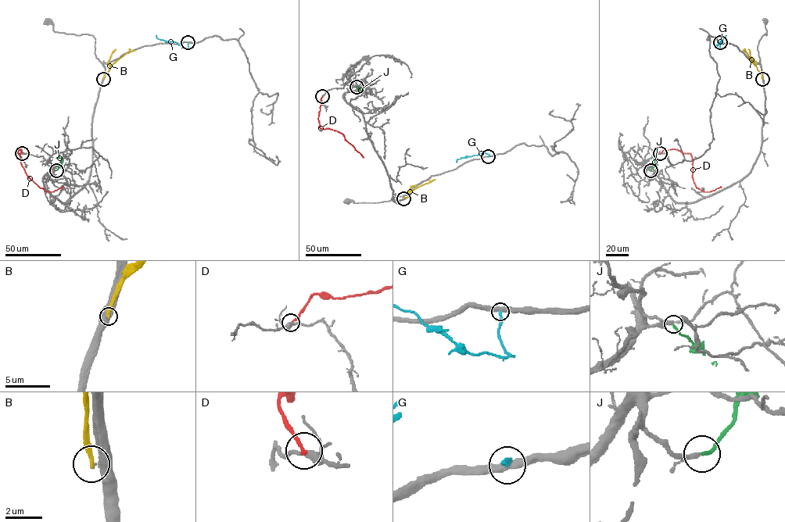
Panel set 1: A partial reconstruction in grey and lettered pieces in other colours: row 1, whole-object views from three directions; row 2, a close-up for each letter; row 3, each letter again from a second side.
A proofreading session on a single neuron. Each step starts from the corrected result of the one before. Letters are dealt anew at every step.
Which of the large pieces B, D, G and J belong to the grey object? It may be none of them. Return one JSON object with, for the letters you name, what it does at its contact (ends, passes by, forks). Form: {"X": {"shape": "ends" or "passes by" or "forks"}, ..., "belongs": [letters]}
{"J": {"shape": "ends"}, "belongs": ["J"]}

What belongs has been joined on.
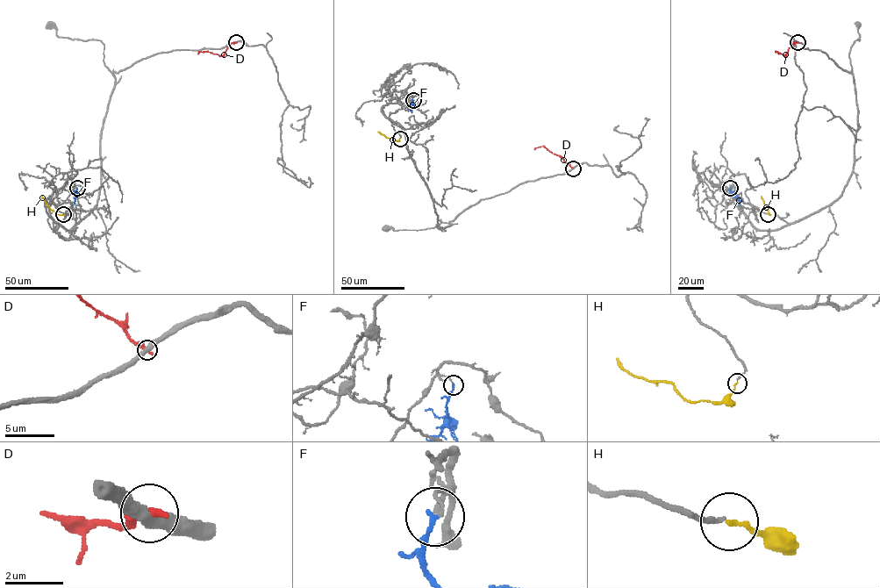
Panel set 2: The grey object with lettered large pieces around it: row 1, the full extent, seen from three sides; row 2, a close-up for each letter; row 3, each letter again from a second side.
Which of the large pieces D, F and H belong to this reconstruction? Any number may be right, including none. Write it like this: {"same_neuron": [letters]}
{"same_neuron": ["H"]}

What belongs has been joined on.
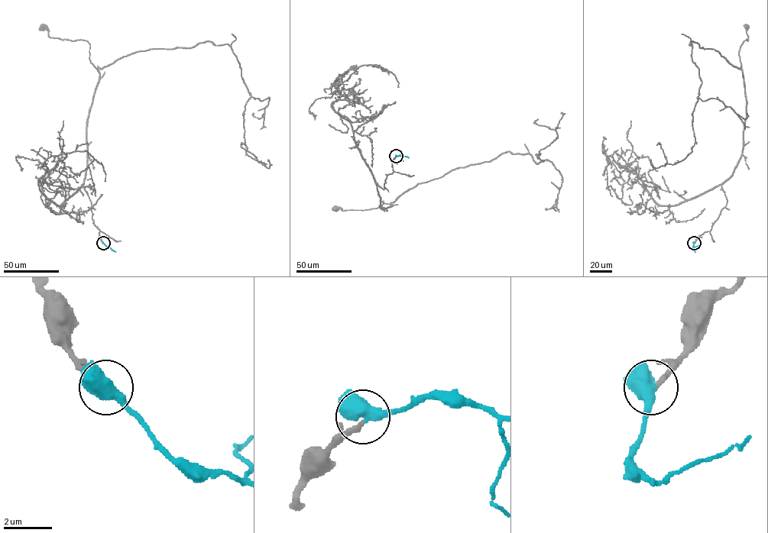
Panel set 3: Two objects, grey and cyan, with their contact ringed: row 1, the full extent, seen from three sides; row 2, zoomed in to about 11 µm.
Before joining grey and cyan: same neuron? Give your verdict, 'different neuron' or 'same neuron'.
same neuron

